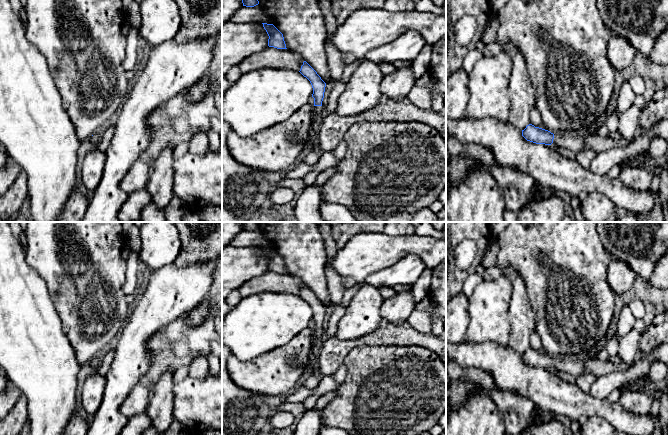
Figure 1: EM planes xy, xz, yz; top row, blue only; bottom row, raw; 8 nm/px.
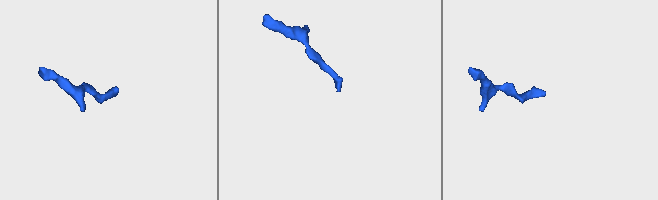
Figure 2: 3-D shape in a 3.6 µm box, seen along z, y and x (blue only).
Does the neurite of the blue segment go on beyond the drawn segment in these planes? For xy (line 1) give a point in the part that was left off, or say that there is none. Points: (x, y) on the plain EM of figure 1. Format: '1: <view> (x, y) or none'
1: none

